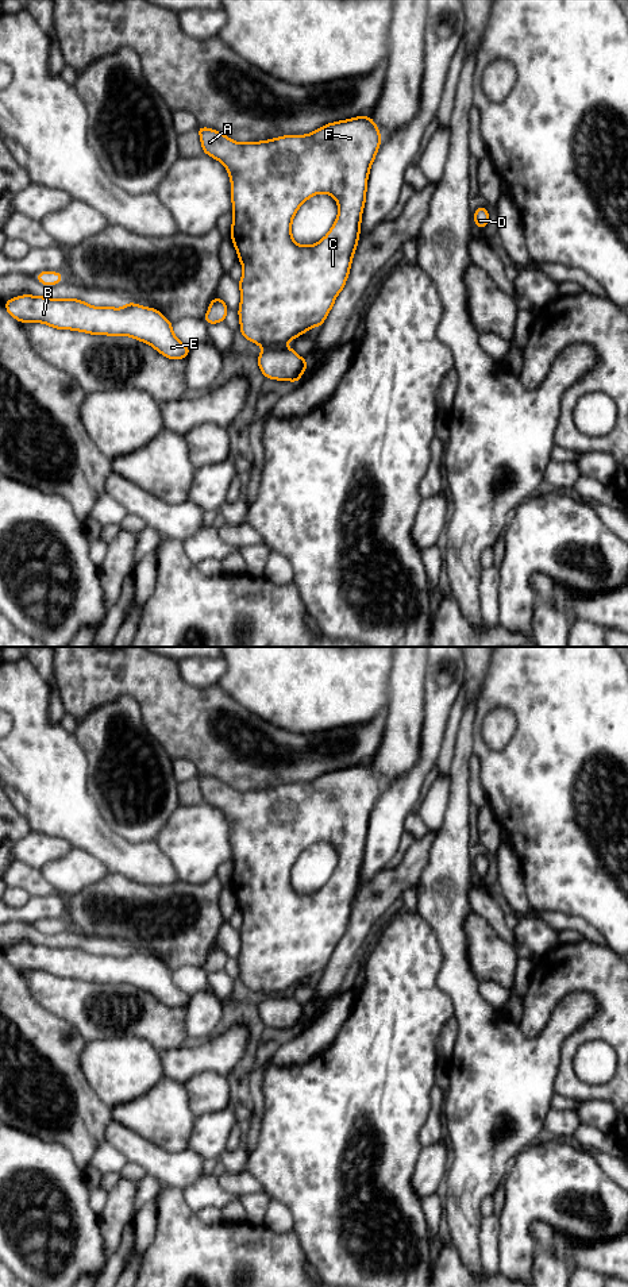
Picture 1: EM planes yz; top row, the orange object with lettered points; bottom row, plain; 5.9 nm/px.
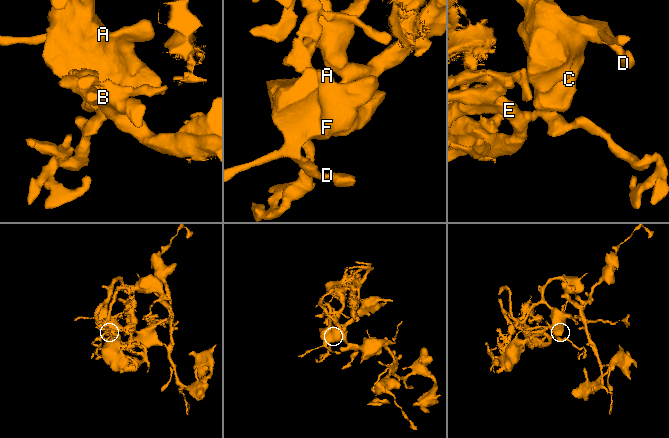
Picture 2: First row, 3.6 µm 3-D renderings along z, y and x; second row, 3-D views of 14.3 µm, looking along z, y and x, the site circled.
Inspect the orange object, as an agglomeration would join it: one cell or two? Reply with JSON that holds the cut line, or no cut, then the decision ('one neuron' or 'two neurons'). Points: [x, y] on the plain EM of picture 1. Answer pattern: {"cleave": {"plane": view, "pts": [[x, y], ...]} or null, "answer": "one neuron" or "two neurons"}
{"cleave": null, "answer": "one neuron"}

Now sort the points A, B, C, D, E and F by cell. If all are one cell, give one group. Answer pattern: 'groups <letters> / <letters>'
groups A B C D E F

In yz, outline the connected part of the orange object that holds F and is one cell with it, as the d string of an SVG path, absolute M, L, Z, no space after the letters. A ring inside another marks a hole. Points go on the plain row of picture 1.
M358 764L325 772L307 783L285 783L248 791L235 790L207 775L197 775L197 779L203 801L220 809L231 826L231 887L243 913L243 924L238 930L240 936L239 980L247 989L263 995L258 1003L258 1014L266 1026L297 1032L307 1018L308 1009L285 993L307 982L312 975L320 976L336 944L346 933L359 889L367 825L382 789L380 778L373 766ZM319 841L328 841L338 849L338 866L321 889L311 894L300 894L292 886L292 868L303 851Z

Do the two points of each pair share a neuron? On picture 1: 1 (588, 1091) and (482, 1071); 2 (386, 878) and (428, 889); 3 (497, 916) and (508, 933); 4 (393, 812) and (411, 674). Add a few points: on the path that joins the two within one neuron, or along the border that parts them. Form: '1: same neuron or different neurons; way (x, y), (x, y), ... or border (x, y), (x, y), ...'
1: different neurons; border (561, 1054), (554, 1093)
2: different neurons; border (428, 855), (428, 862), (415, 885)
3: same neuron; way (497, 920), (504, 929)
4: different neurons; border (420, 755), (411, 769), (382, 788)

